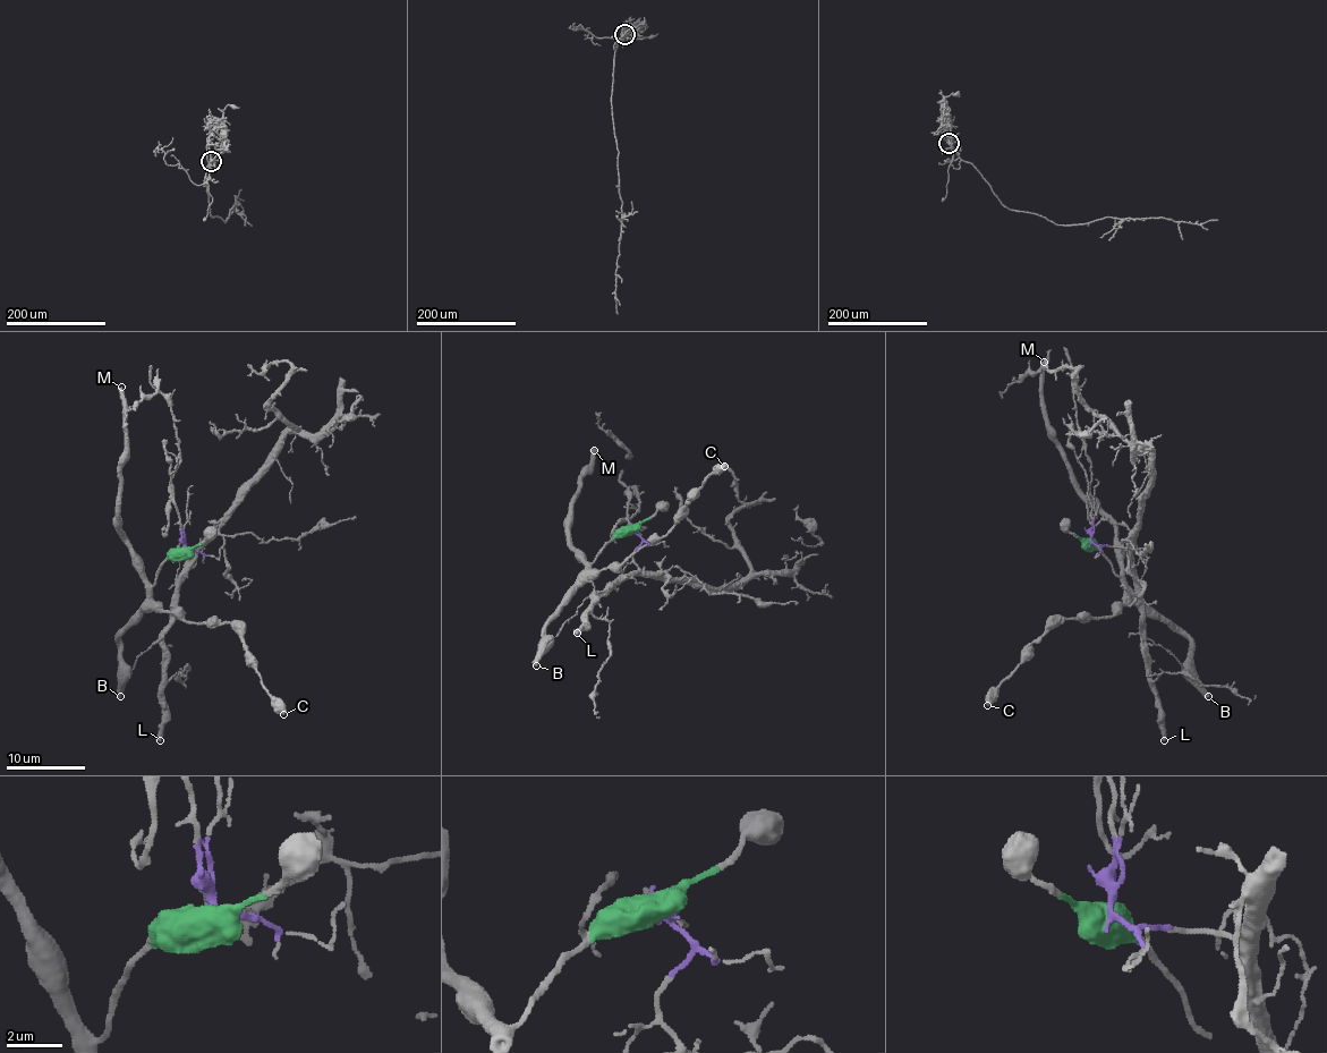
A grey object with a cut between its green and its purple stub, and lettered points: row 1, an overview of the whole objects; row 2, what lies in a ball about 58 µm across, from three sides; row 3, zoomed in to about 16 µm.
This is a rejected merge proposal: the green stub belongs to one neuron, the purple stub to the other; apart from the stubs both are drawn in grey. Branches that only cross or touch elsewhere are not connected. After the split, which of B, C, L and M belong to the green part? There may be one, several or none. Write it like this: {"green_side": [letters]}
{"green_side": ["B", "C", "M"]}

